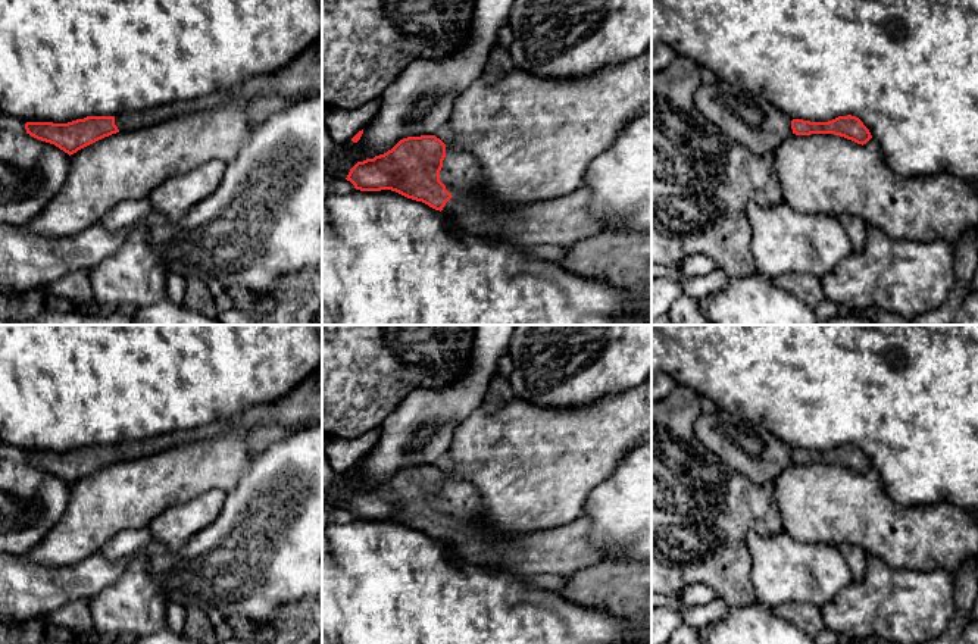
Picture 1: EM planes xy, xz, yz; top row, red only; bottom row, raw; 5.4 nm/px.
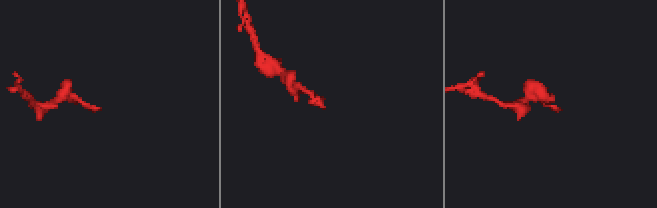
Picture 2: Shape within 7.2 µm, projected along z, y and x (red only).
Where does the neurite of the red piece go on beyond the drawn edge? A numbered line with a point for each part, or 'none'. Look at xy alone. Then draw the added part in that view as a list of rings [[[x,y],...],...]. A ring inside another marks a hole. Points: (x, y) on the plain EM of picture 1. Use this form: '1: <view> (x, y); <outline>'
1: xy (127, 450); [[[235,419],[218,421],[207,426],[196,428],[191,431],[176,431],[172,434],[163,434],[137,443],[122,443],[115,447],[115,454],[118,456],[119,460],[135,460],[181,444],[190,444],[193,441],[224,435],[226,431],[232,429],[234,426],[235,426]]]

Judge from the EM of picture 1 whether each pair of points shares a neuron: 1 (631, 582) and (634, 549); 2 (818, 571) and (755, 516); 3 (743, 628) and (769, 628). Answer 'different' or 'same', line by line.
1: different
2: different
3: same

